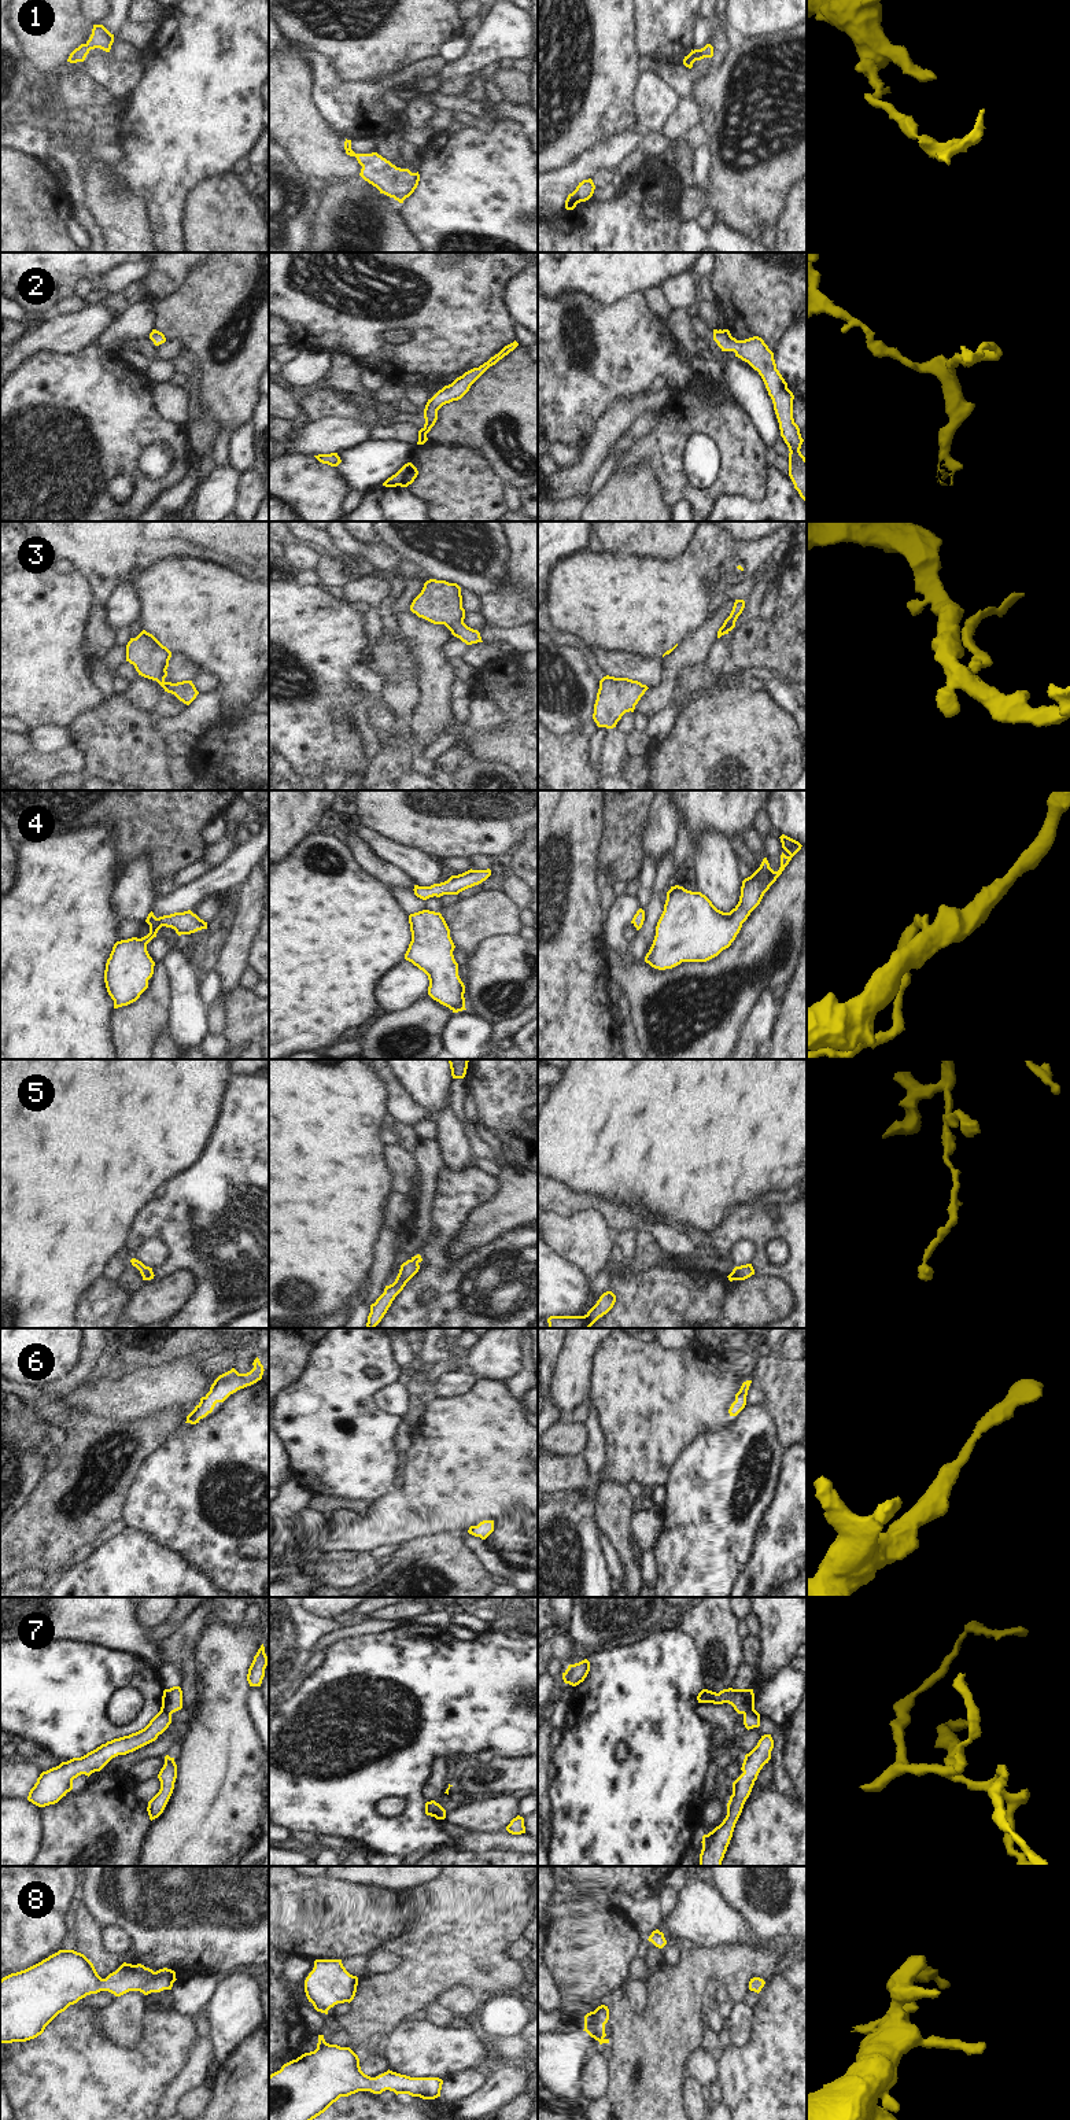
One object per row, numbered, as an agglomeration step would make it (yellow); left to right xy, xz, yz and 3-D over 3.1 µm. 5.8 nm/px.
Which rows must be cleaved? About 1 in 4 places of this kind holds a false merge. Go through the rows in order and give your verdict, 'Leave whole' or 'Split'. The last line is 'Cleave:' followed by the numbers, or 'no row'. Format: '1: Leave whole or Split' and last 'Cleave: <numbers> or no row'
1: Leave whole
2: Leave whole
3: Leave whole
4: Leave whole
5: Leave whole
6: Leave whole
7: Split
8: Leave whole
Cleave: 7

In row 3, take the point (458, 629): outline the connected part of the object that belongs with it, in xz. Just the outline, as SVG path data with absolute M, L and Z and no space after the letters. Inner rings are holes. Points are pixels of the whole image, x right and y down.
M429 579L413 600L410 611L433 624L444 624L454 637L466 645L483 642L480 633L464 623L461 587L457 583Z

